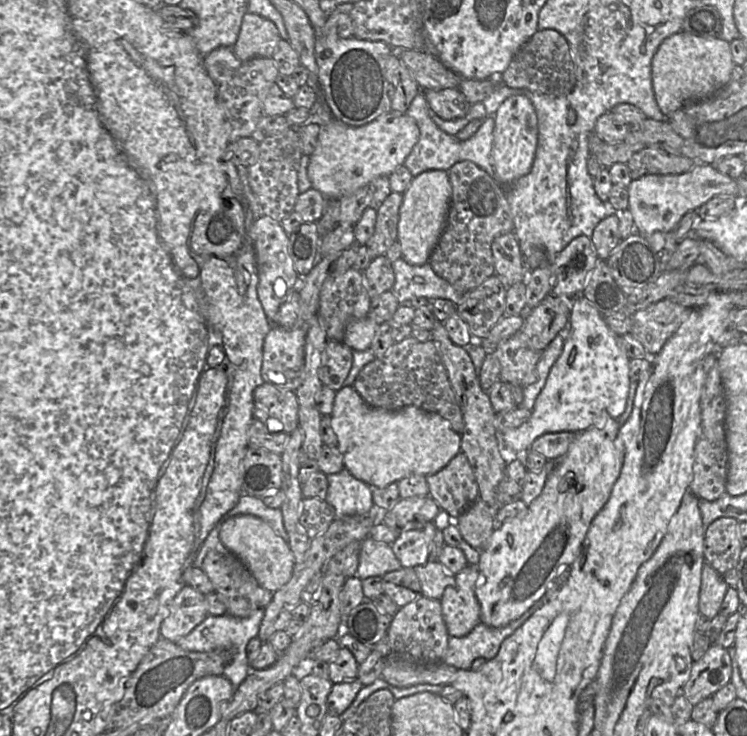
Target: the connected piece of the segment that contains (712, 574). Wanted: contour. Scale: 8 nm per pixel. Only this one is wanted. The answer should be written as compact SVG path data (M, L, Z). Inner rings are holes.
M704 563L701 573L699 613L709 620L719 614L727 589L728 586L720 575L710 565Z

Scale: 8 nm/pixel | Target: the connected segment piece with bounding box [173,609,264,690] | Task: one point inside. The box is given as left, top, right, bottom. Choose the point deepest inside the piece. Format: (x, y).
(225, 631)

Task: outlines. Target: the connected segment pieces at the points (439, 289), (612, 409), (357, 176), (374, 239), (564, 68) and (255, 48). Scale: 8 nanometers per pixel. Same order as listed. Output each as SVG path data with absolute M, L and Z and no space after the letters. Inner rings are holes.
M401 257L392 264L395 283L391 291L399 305L414 297L425 297L430 301L437 298L448 299L458 306L466 294L458 292L445 279L438 276L429 262L411 265Z
M583 296L573 298L562 353L551 367L530 418L518 428L497 432L503 451L509 457L521 456L543 434L581 433L606 417L618 419L626 409L629 372L630 359L620 345L619 336L610 330L591 302Z
M388 112L363 126L349 126L335 118L321 125L317 146L310 155L308 177L325 198L340 200L367 187L378 176L390 176L412 151L420 137L416 121L407 114Z
M392 191L391 194L379 206L371 206L377 207L377 220L374 233L366 243L366 246L369 248L373 258L385 255L389 247L397 240L399 212L402 201L403 194Z
M538 30L515 54L501 81L510 88L529 90L549 96L569 95L576 85L575 65L565 37L556 30Z
M246 14L232 51L242 61L272 58L281 37L275 24L261 16Z

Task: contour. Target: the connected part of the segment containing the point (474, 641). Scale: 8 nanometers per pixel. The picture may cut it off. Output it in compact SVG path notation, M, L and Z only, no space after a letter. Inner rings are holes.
M553 580L546 593L519 618L503 627L490 627L479 622L470 633L463 637L448 637L448 648L442 662L457 669L470 669L476 658L492 659L499 651L501 643L520 627L537 609L555 596L561 584Z

